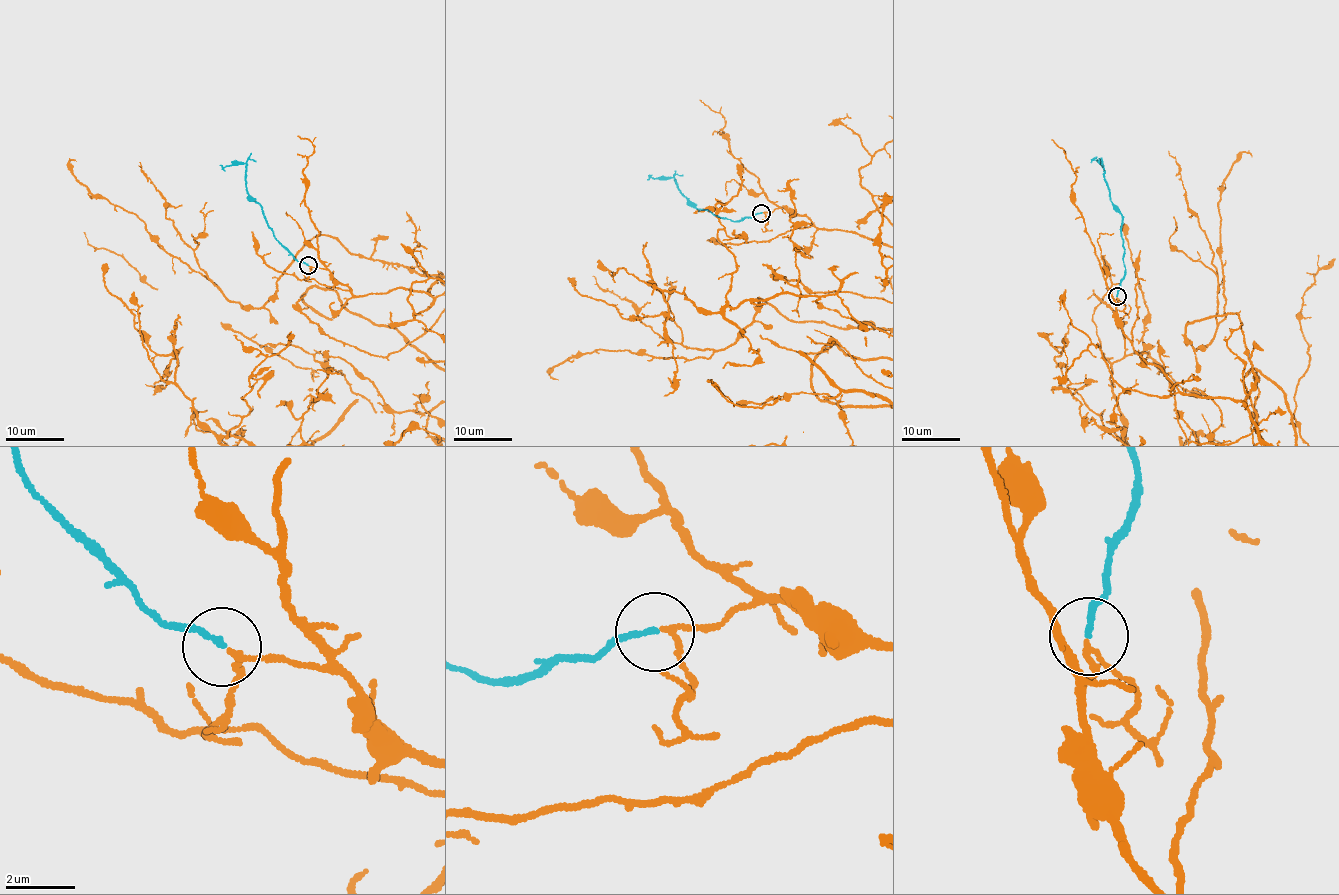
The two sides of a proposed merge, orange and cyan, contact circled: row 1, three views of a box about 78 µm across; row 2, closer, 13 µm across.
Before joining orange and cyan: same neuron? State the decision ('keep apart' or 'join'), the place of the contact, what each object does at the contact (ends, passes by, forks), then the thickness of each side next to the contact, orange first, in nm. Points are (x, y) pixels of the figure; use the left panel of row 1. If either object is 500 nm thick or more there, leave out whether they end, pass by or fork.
join | (308, 265) | orange passes by | cyan ends | 120/160 nm

